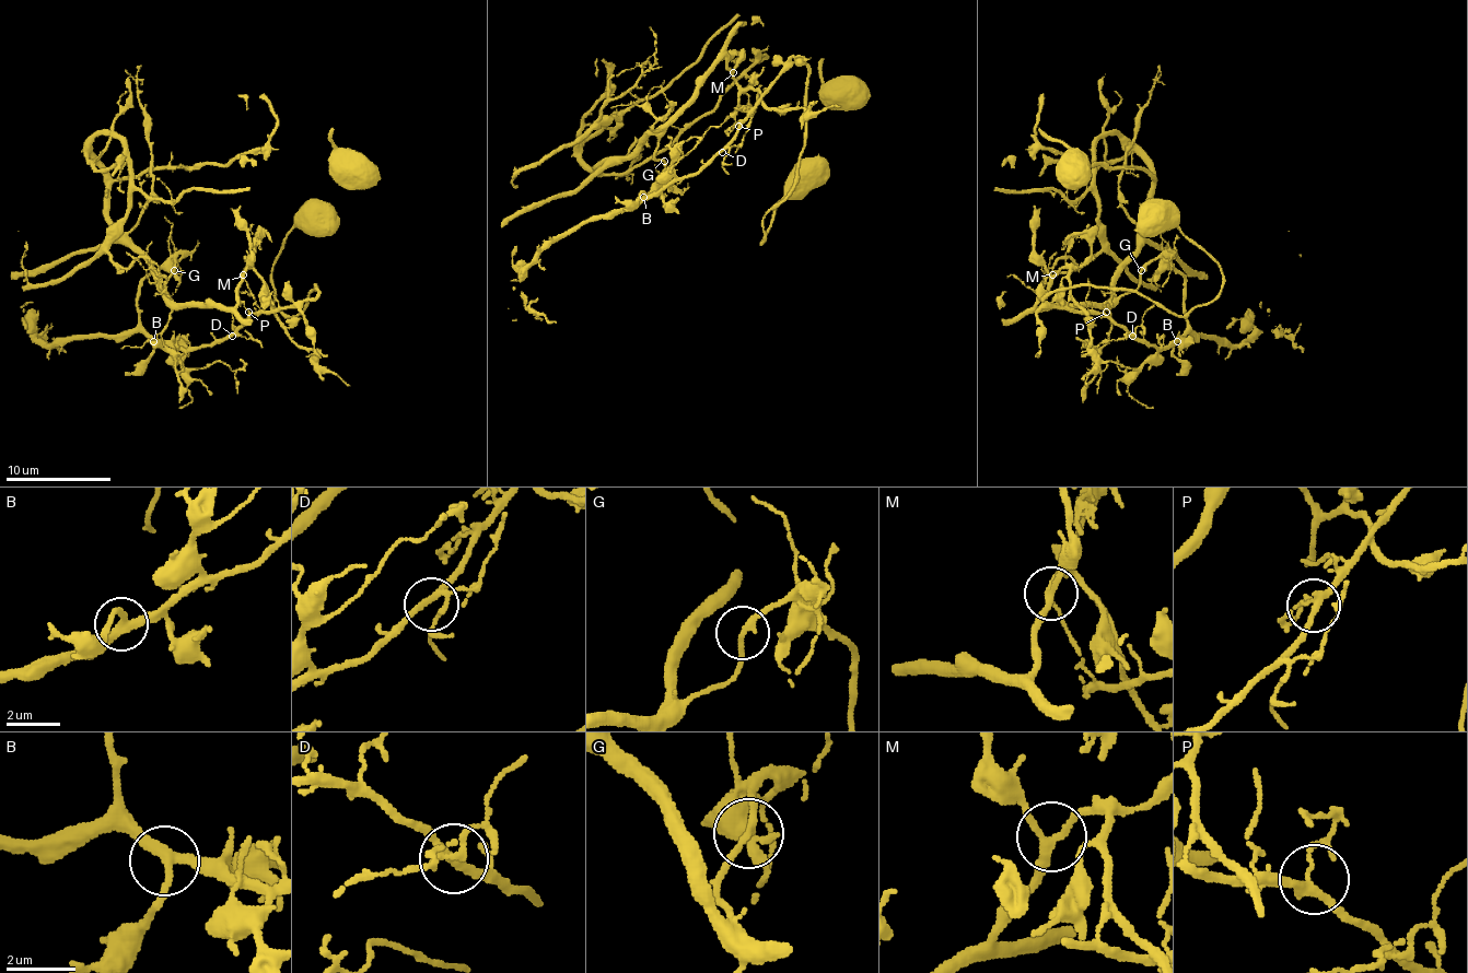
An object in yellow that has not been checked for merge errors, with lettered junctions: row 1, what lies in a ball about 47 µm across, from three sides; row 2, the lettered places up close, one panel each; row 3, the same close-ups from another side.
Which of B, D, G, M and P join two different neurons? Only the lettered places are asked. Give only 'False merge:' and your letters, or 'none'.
False merge: G

